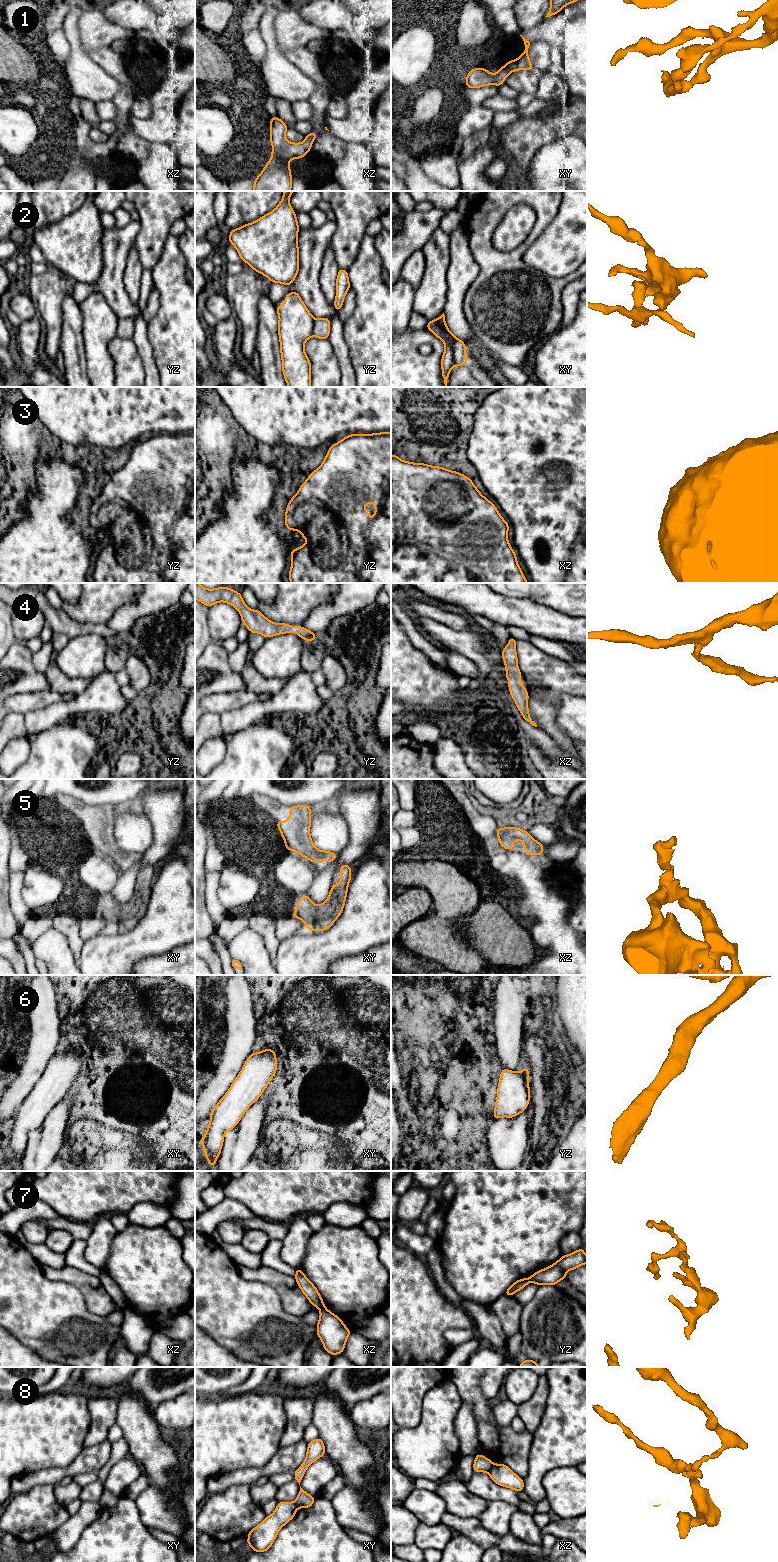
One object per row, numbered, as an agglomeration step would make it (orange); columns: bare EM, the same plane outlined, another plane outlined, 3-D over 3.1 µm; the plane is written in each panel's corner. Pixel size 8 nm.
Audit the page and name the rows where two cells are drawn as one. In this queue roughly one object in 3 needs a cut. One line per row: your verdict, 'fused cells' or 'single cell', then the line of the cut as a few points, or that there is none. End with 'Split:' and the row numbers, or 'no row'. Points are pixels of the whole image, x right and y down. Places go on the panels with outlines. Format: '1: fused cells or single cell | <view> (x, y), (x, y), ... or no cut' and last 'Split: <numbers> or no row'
1: single cell | no cut
2: fused cells | xy (444, 341), (451, 346), (454, 365)
3: single cell | no cut
4: single cell | no cut
5: single cell | no cut
6: single cell | no cut
7: fused cells | xz (324, 1306), (319, 1309)
8: fused cells | xz (494, 1464), (488, 1472)
Split: 2, 7, 8

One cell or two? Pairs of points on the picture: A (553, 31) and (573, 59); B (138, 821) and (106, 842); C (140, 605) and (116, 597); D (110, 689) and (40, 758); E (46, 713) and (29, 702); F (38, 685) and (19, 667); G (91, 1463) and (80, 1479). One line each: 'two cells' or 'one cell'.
A: one cell
B: two cells
C: two cells
D: two cells
E: two cells
F: one cell
G: two cells

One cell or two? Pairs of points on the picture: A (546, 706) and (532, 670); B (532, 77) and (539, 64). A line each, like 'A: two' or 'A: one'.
A: one
B: two

